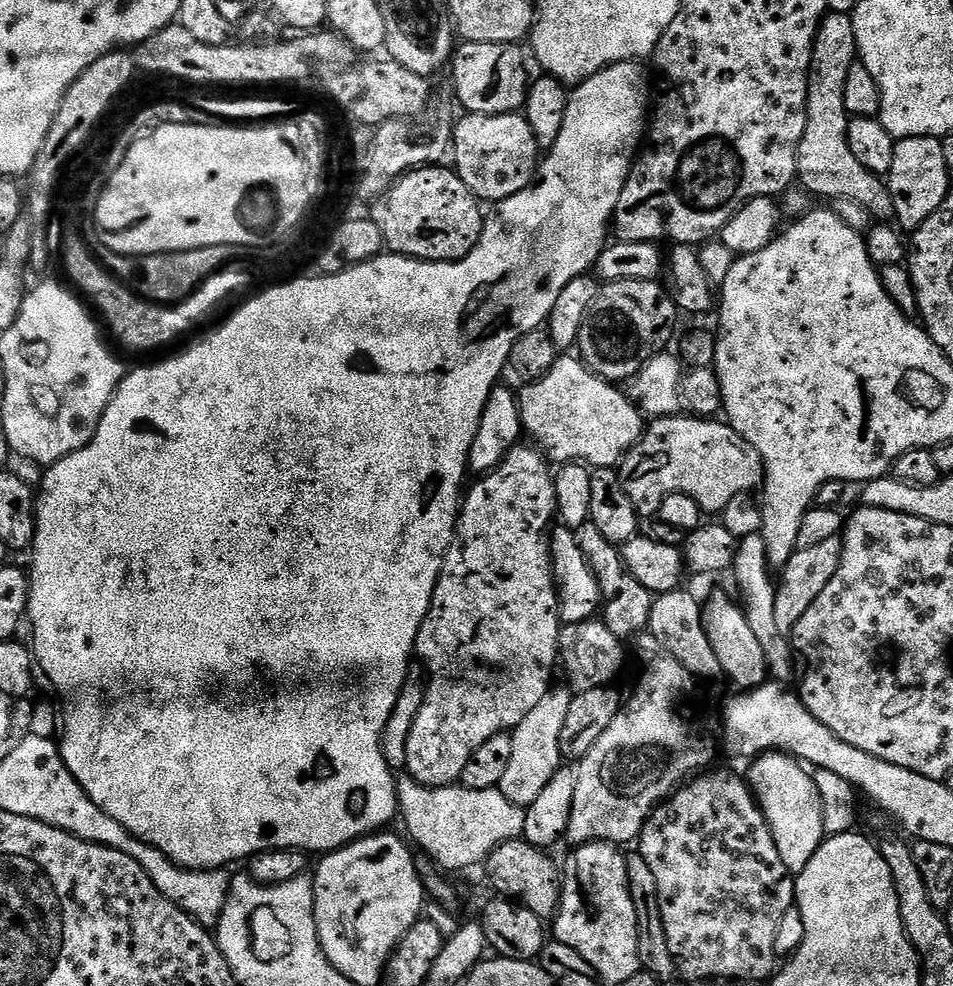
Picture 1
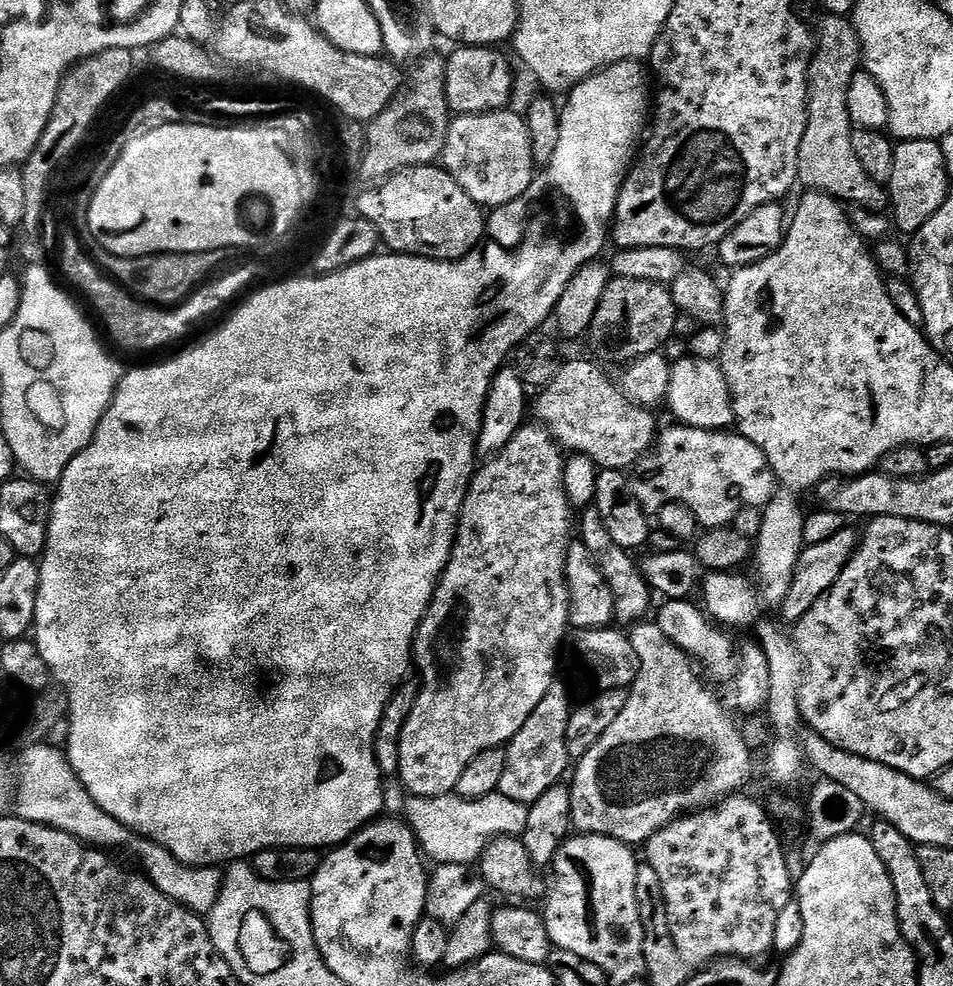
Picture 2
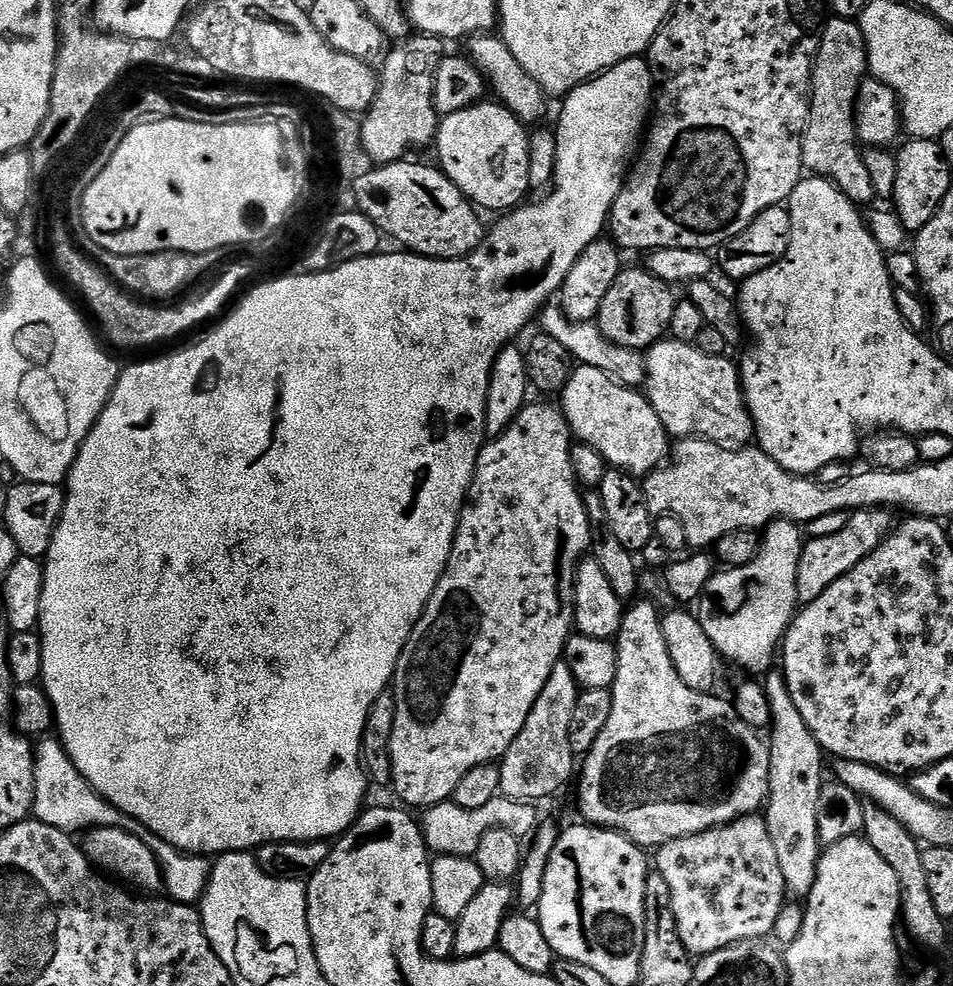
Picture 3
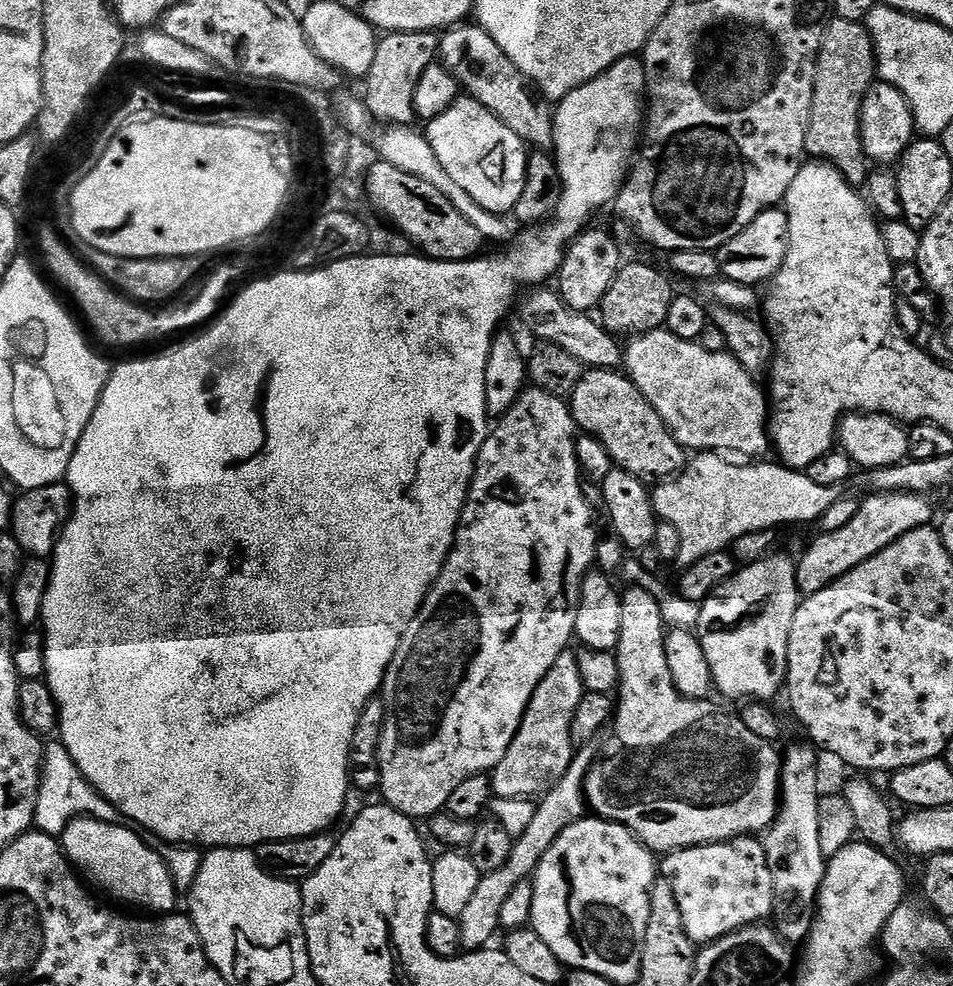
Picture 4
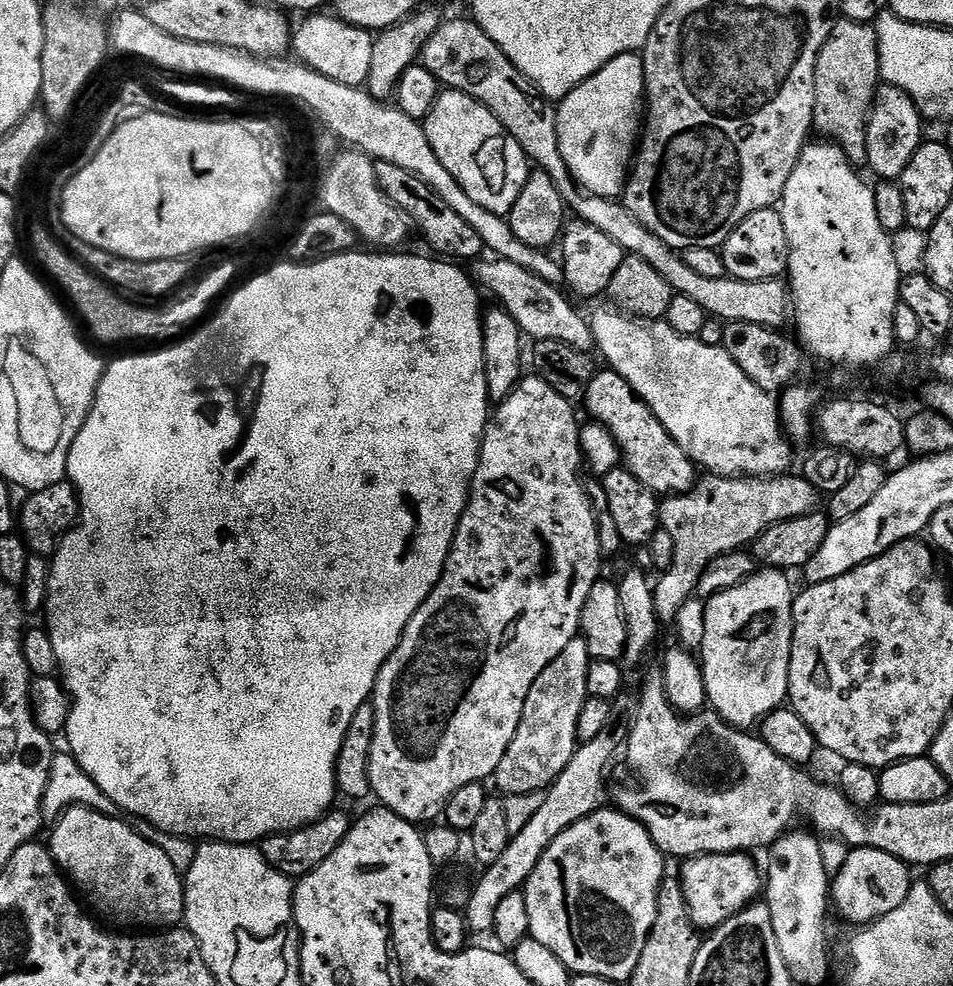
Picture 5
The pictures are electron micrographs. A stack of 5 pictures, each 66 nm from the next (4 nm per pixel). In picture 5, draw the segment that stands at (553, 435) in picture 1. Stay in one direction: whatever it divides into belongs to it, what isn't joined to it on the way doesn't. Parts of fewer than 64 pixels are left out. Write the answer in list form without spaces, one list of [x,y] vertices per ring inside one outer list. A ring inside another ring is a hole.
[[[611,370],[597,371],[582,404],[583,407],[588,407],[588,412],[592,415],[589,417],[595,423],[604,424],[606,430],[614,434],[620,447],[623,467],[634,474],[634,478],[638,478],[642,486],[655,492],[657,497],[677,496],[688,492],[696,484],[697,465],[693,464],[686,450],[682,450],[682,446],[678,446],[678,442],[670,438],[666,426],[658,422],[650,406],[646,406],[646,402],[633,390],[630,382],[626,382],[626,378]]]

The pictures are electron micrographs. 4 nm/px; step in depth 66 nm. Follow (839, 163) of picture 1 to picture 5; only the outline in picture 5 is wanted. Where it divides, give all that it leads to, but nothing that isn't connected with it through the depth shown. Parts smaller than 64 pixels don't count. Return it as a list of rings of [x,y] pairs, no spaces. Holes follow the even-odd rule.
[[[840,18],[832,25],[832,33],[822,46],[816,63],[816,101],[812,115],[812,127],[821,132],[825,141],[841,148],[849,164],[864,166],[866,154],[866,130],[868,113],[876,90],[880,87],[880,55],[876,29],[871,23]]]

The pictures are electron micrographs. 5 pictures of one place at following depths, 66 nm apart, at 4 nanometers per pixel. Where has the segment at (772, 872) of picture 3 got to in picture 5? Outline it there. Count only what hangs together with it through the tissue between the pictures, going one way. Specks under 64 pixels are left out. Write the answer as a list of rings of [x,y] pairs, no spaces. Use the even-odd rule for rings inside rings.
[[[727,852],[726,854],[714,854],[713,856],[694,856],[683,861],[684,864],[678,873],[678,879],[682,890],[686,894],[686,906],[690,910],[690,918],[695,922],[697,929],[715,930],[722,922],[726,922],[748,907],[757,903],[762,896],[762,872],[756,869],[751,855],[742,852]]]

